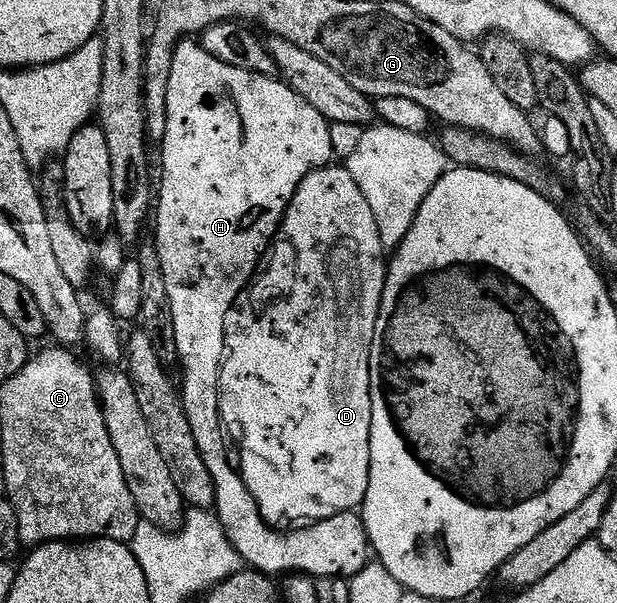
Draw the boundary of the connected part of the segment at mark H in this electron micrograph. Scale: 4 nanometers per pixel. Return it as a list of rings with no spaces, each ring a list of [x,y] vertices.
[[[187,38],[178,45],[172,58],[172,78],[168,82],[168,122],[164,130],[164,138],[160,141],[162,148],[162,189],[156,192],[156,220],[158,216],[158,236],[156,243],[158,253],[160,254],[160,266],[164,270],[164,283],[168,285],[168,302],[172,302],[172,318],[176,326],[176,346],[178,347],[178,359],[180,361],[180,372],[186,375],[186,381],[181,381],[180,391],[182,394],[182,405],[186,408],[188,422],[192,422],[192,434],[196,434],[196,442],[208,470],[212,474],[212,482],[216,486],[216,515],[222,529],[228,534],[243,561],[253,571],[264,572],[271,578],[278,578],[281,572],[283,574],[303,573],[309,577],[320,578],[349,578],[355,576],[365,564],[371,563],[372,549],[370,547],[370,535],[366,532],[366,523],[362,520],[358,512],[350,512],[346,516],[338,516],[338,520],[330,520],[330,524],[322,524],[322,528],[314,528],[314,532],[302,532],[302,536],[297,536],[294,532],[287,536],[276,536],[272,530],[266,526],[266,522],[260,516],[260,510],[256,506],[256,500],[252,498],[250,488],[244,482],[244,472],[238,462],[242,456],[238,454],[238,437],[230,431],[230,424],[226,423],[225,413],[222,411],[222,385],[223,373],[226,371],[227,360],[230,360],[230,338],[232,330],[226,325],[228,310],[236,302],[236,298],[241,292],[246,291],[246,283],[250,281],[254,273],[258,271],[274,235],[278,233],[278,228],[282,225],[285,218],[285,212],[300,186],[300,182],[309,172],[316,171],[317,168],[325,168],[335,159],[332,150],[332,134],[330,133],[331,123],[325,120],[316,110],[316,106],[308,106],[304,98],[296,90],[289,88],[285,82],[274,76],[261,76],[248,70],[240,70],[240,66],[232,66],[228,62],[220,62],[220,58],[212,58],[208,50],[204,50],[201,43]]]

